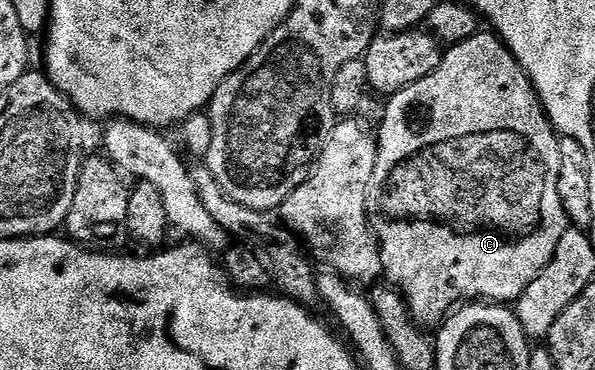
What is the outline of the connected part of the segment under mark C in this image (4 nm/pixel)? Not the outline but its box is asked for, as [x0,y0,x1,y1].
[367,31,571,327]

